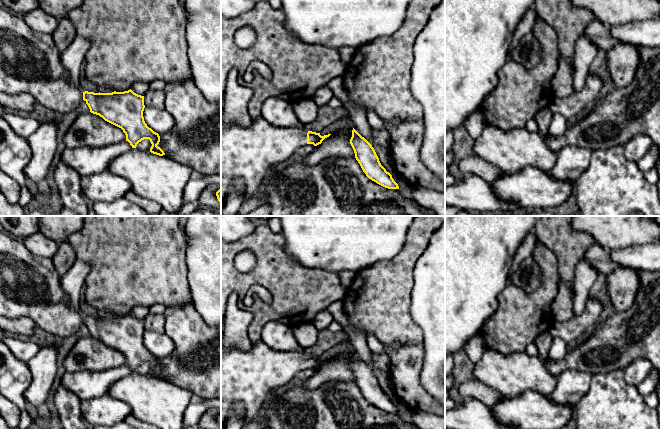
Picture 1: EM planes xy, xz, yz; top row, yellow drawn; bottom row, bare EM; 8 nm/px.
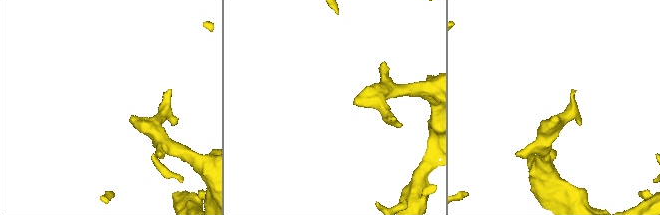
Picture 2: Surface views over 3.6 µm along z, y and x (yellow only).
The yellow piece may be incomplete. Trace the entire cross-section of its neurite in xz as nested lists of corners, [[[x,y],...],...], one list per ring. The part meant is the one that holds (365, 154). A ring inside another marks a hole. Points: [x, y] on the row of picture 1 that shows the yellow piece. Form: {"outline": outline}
{"outline": [[[354,128],[350,144],[354,150],[356,160],[369,179],[388,189],[399,189],[392,175],[381,165],[372,145]]]}

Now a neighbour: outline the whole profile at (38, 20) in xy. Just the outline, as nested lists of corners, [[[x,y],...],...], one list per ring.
[[[37,8],[22,17],[29,28],[36,32],[46,34],[52,34],[56,30],[59,20],[40,8]]]

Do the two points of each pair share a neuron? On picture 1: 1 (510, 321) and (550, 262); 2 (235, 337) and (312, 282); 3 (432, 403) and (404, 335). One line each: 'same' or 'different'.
1: same
2: different
3: different

